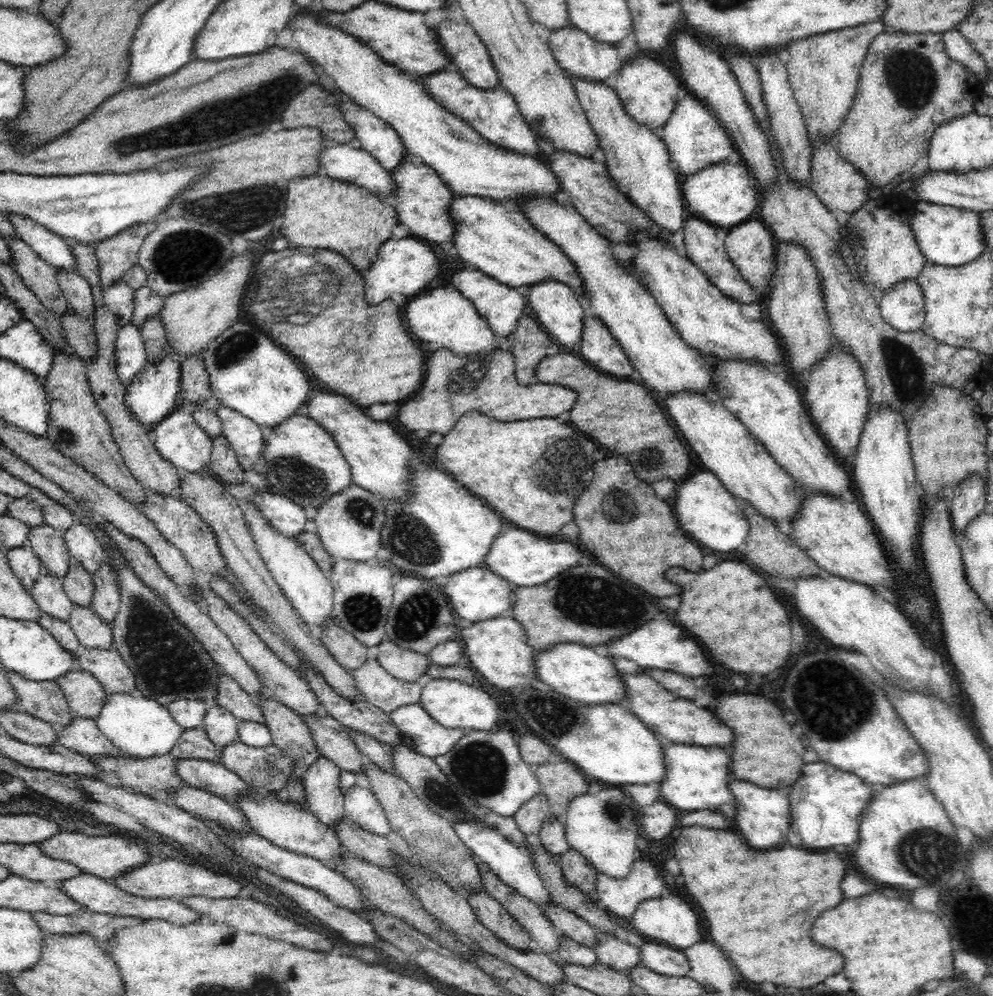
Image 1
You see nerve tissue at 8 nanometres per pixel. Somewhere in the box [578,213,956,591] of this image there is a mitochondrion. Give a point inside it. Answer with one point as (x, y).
(907, 373)

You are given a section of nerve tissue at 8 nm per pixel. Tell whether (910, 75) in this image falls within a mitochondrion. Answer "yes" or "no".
yes

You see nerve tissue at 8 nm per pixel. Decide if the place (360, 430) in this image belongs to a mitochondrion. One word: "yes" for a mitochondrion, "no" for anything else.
no

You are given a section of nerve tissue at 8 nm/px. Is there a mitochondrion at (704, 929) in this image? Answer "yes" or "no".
no

